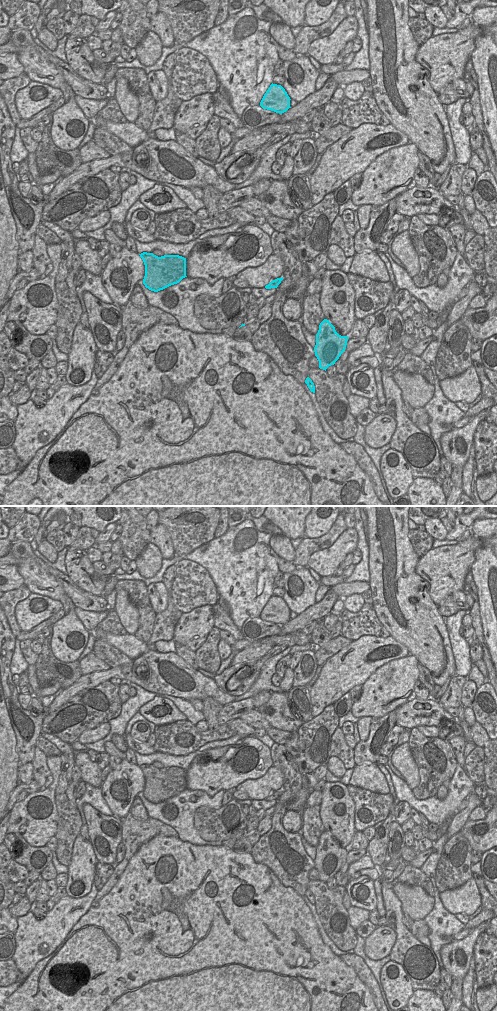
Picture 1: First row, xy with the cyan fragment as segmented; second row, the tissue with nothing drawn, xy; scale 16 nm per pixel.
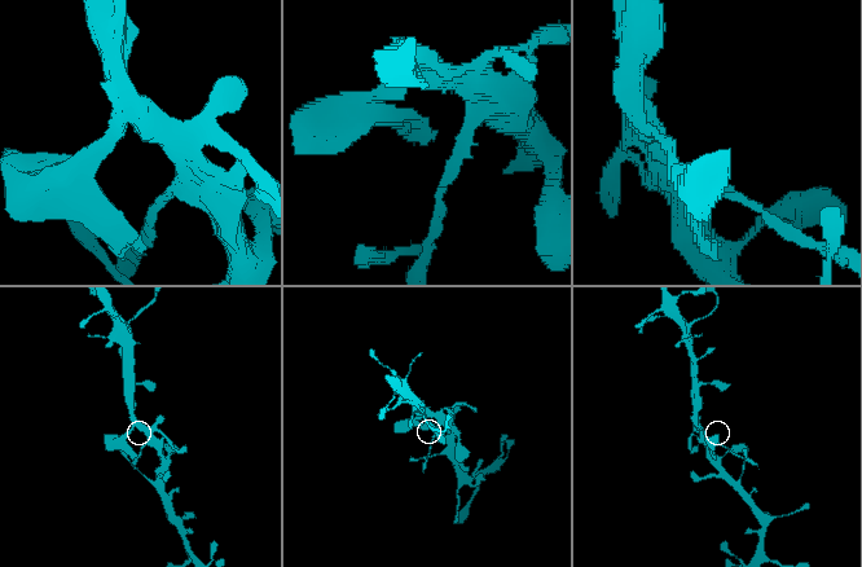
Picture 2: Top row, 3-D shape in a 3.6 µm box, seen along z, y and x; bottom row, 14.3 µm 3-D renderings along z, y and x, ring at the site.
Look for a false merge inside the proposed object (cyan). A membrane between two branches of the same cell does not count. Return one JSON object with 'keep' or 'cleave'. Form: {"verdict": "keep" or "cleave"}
{"verdict": "cleave"}

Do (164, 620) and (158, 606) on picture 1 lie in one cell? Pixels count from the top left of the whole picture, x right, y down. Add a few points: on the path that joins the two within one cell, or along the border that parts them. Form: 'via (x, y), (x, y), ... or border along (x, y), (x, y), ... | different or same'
border along (166, 588), (167, 606), (156, 614) | different

